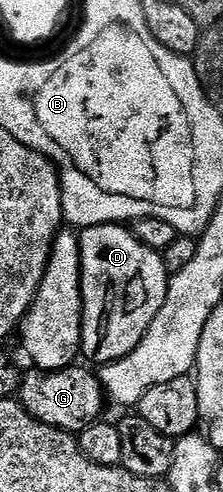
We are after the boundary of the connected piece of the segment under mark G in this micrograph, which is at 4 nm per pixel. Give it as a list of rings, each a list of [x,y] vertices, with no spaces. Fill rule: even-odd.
[[[82,365],[65,367],[61,371],[44,372],[29,369],[19,383],[19,402],[43,425],[51,425],[60,431],[79,433],[102,418],[101,410],[107,404],[105,388],[100,378]]]

